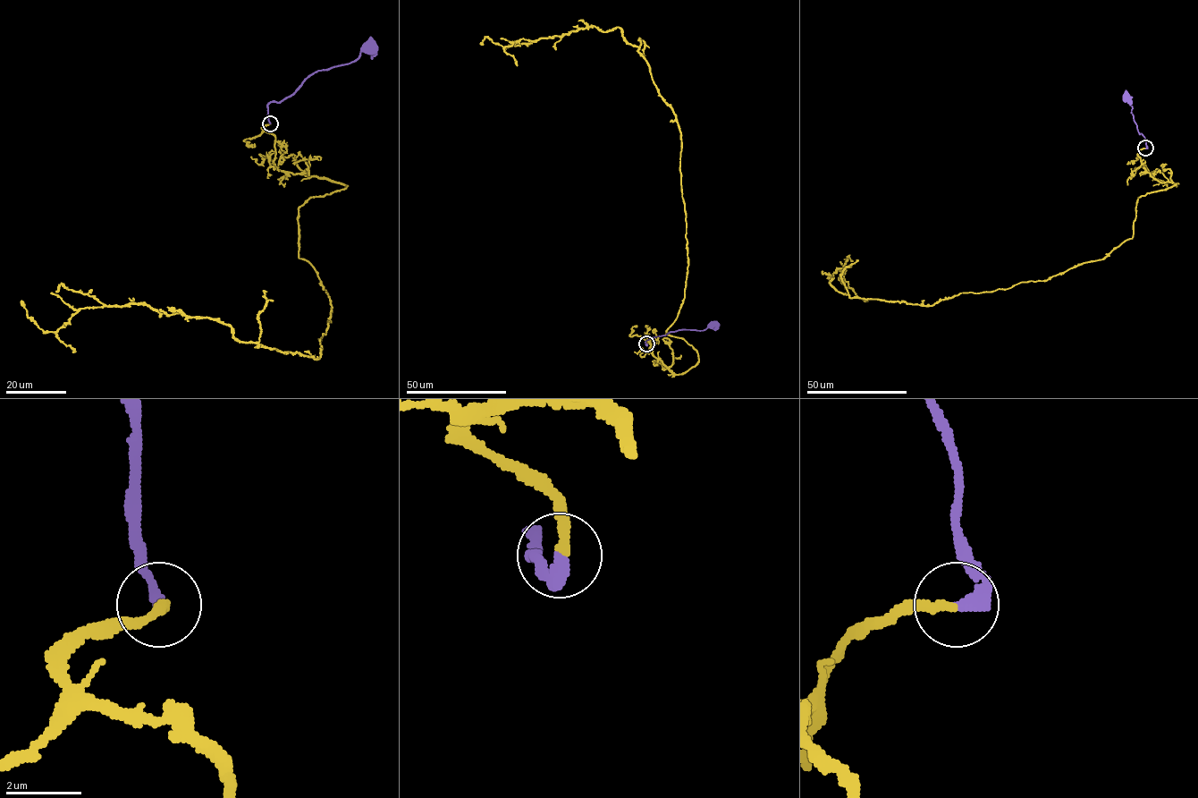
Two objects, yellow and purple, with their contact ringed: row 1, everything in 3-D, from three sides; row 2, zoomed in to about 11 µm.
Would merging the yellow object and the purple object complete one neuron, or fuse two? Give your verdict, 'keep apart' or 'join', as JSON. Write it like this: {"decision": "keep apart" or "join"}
{"decision": "join"}

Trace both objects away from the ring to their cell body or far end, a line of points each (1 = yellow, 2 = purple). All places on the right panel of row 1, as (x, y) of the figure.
1: (1145, 148), (1176, 183), (1101, 259), (926, 306), (842, 293), (846, 267)
2: (1146, 148), (1145, 137), (1138, 131), (1132, 107), (1126, 97)

